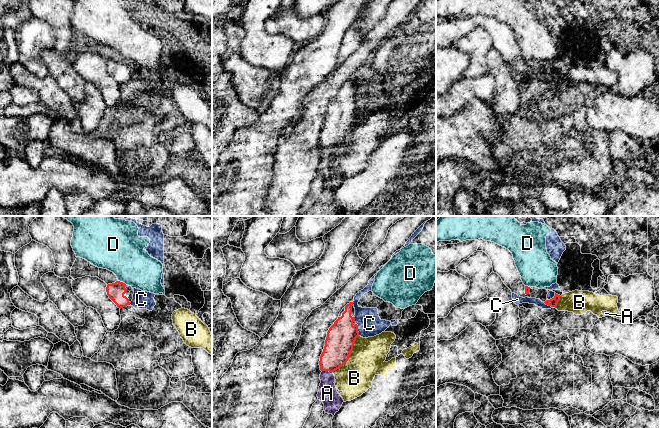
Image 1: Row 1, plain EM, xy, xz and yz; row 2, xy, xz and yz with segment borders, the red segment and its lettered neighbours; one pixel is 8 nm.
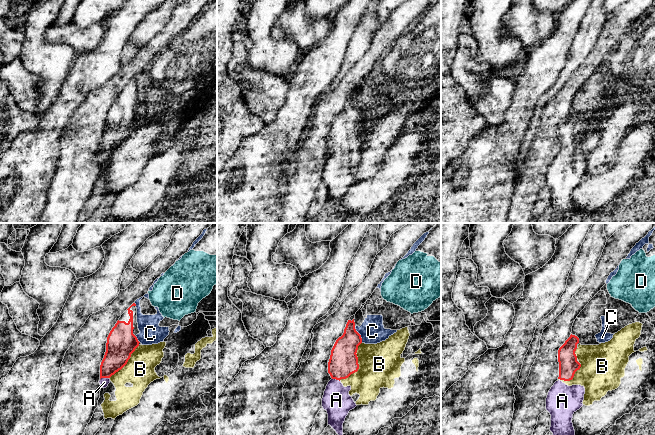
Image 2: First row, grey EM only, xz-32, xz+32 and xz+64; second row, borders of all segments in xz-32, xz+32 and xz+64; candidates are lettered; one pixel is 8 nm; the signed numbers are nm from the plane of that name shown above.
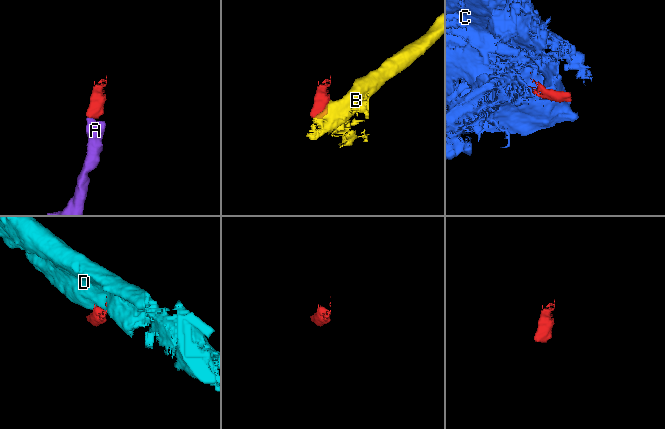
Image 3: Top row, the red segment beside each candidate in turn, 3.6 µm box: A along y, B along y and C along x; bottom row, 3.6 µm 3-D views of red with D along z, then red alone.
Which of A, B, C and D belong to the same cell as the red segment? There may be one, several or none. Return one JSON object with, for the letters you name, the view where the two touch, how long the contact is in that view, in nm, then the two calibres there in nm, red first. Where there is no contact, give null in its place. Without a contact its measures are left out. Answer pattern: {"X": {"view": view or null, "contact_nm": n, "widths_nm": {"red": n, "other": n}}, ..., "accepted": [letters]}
{"A": {"view": "xz", "contact_nm": 90, "widths_nm": {"red": 220, "other": 150}}, "accepted": ["A"]}

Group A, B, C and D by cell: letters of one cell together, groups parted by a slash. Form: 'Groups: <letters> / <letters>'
Groups: A / B / C / D

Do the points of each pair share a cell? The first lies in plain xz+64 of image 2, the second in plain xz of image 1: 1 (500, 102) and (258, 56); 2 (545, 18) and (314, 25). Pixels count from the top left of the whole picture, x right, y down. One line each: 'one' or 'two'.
1: two
2: one

